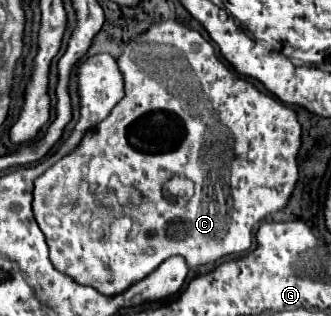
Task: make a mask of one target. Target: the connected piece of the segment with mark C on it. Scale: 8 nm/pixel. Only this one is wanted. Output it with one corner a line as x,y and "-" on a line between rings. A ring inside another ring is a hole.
176,21
156,23
146,33
132,39
126,45
124,53
120,55
118,67
122,69
122,75
124,75
126,97
112,109
110,117
106,117
106,121
102,121
102,125
98,125
94,131
90,131
90,135
86,135
82,139
82,143
74,149
74,153
70,153
68,157
58,161
54,167
50,167
44,175
40,175
36,179
32,201
34,219
36,219
38,227
42,229
44,237
46,237
46,243
48,243
48,249
50,249
50,261
52,261
54,269
72,277
80,285
94,287
96,291
100,291
104,295
116,295
116,293
126,291
132,283
144,279
162,261
166,261
172,255
182,255
188,261
190,267
200,267
200,265
218,261
226,255
246,253
252,245
252,229
256,227
256,223
260,223
266,215
286,207
286,203
288,203
288,199
294,191
294,185
298,181
296,155
298,155
298,149
300,149
300,135
302,135
296,113
288,105
280,103
274,97
266,97
252,83
240,81
216,57
212,45
200,33
180,25
-
174,173
180,173
180,175
184,175
184,177
188,177
196,183
196,193
188,201
188,205
184,205
184,207
174,207
172,203
168,203
162,197
162,187
-
122,195
130,195
130,201
132,201
132,197
140,197
144,201
140,201
138,205
122,205

